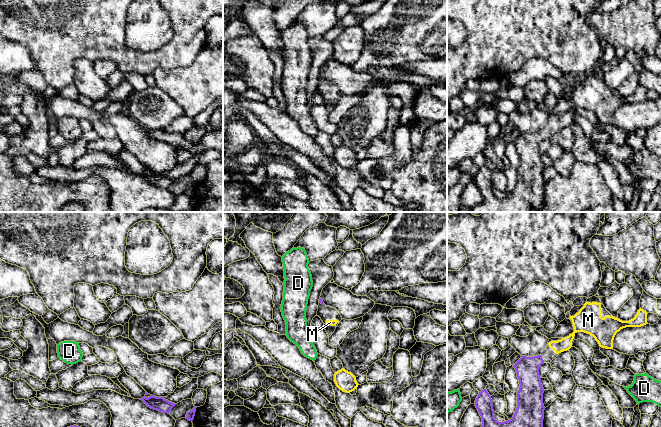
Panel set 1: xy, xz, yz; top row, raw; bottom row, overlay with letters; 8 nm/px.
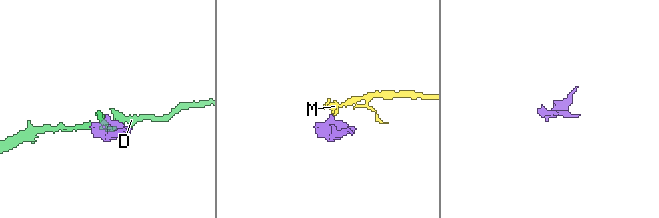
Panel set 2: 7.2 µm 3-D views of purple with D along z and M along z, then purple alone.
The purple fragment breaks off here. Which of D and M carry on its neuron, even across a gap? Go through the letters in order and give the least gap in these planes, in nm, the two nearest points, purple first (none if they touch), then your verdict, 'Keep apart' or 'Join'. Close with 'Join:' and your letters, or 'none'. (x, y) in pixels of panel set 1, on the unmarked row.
D: Distance 110 nm. Across: yz (474, 179), (461, 175). Keep apart
M: Distance 100 nm. Across: yz (540, 131), (549, 122). Join
Join: M

